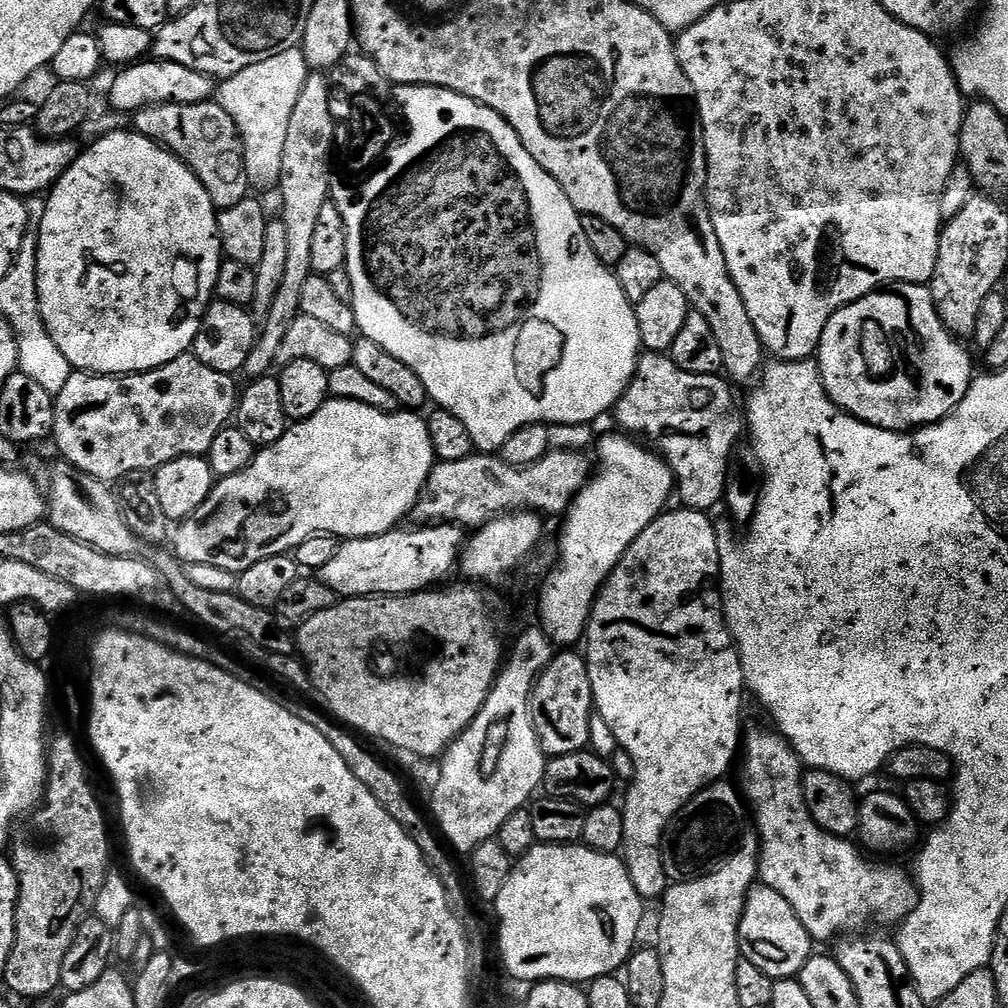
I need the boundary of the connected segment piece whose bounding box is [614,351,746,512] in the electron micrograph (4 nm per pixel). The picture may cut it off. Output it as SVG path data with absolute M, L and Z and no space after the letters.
M645 351L636 364L636 372L632 375L627 390L615 406L614 417L624 427L621 429L628 434L649 436L653 440L651 443L655 451L667 460L683 507L708 512L723 501L725 483L728 481L728 463L741 443L740 435L743 437L746 432L741 409L740 412L736 409L732 391L733 385L719 375L690 374L679 368L672 361L671 355Z

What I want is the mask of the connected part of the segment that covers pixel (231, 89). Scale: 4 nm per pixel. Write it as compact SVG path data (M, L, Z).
M297 46L227 77L217 89L217 103L233 118L243 138L248 183L255 189L257 186L268 190L279 185L290 117L309 75L303 49Z

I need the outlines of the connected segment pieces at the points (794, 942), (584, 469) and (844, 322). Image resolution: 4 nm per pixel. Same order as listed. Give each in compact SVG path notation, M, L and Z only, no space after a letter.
M763 886L749 888L740 919L740 955L743 959L754 962L758 970L773 980L787 980L800 973L809 956L813 955L812 947L814 941L806 926L802 926L790 902L786 902L778 890Z
M550 450L545 456L538 458L538 462L525 468L510 466L510 462L501 460L496 454L473 454L466 458L458 458L458 462L441 460L433 463L432 473L426 478L420 499L412 507L411 519L416 519L413 521L420 526L457 523L465 530L475 530L493 516L502 516L509 512L539 512L545 517L563 517L572 505L572 499L584 489L588 477L594 471L593 461L588 461L586 457L584 452Z
M897 282L890 290L872 292L833 314L820 339L820 377L828 397L843 412L891 432L915 430L949 416L972 385L972 356L960 344L938 318L932 293L925 285Z

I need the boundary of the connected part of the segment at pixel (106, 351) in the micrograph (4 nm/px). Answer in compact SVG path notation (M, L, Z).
M135 130L127 131L109 131L109 136L104 136L101 140L96 140L88 149L81 151L70 167L64 171L59 180L52 185L44 200L44 215L39 217L40 224L40 240L35 241L36 245L36 281L38 282L38 302L40 303L40 313L44 319L46 330L50 334L50 338L54 338L54 342L58 345L58 350L62 350L62 354L66 354L66 362L70 362L73 369L81 372L91 372L98 376L131 376L141 372L148 372L152 368L161 368L164 364L169 364L174 358L185 355L191 349L192 343L196 340L196 335L200 329L200 323L204 317L204 311L207 310L209 304L214 299L216 283L218 282L218 270L222 263L222 249L220 246L220 222L218 219L218 210L212 204L212 199L207 190L202 186L200 179L191 172L178 159L172 155L167 148L160 147L155 144L150 138L140 135Z

